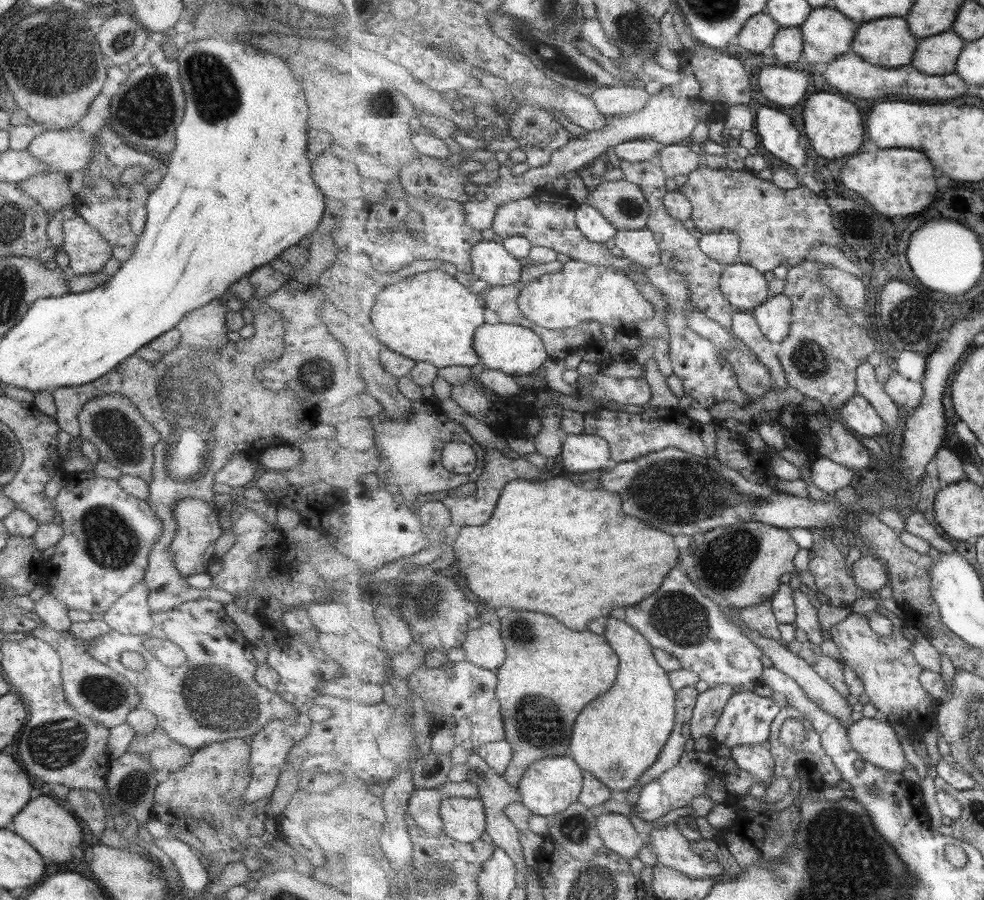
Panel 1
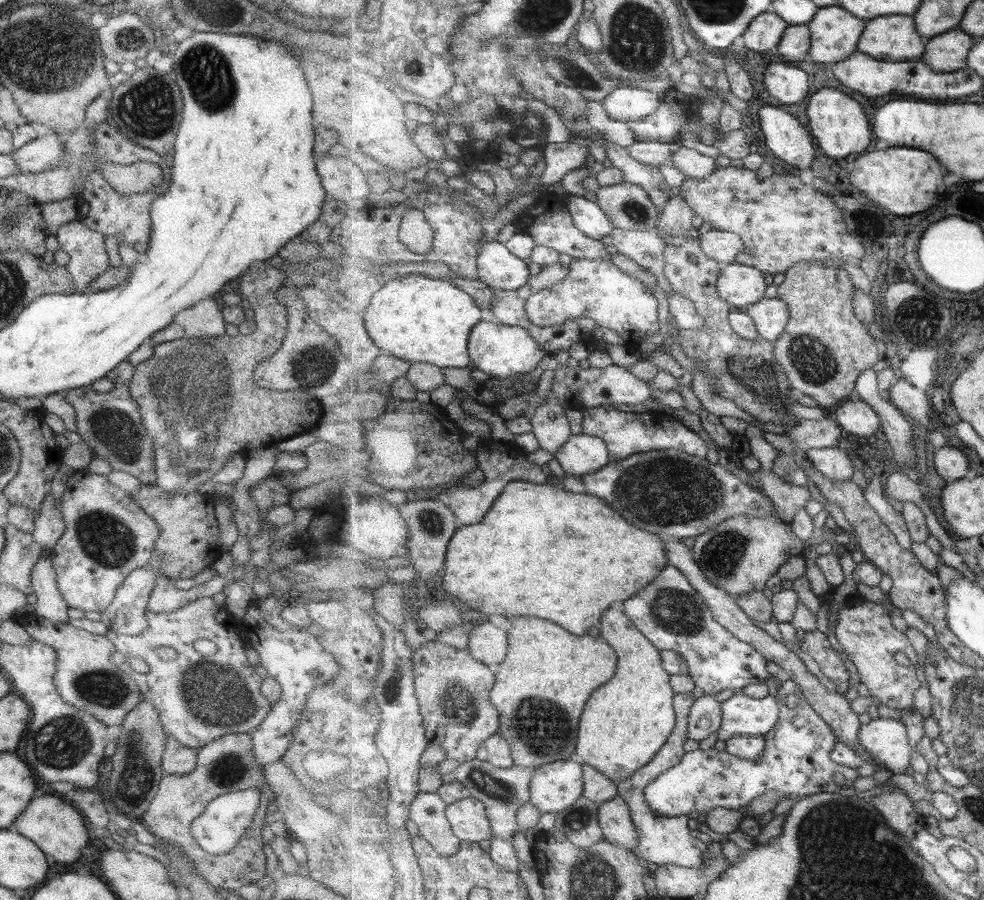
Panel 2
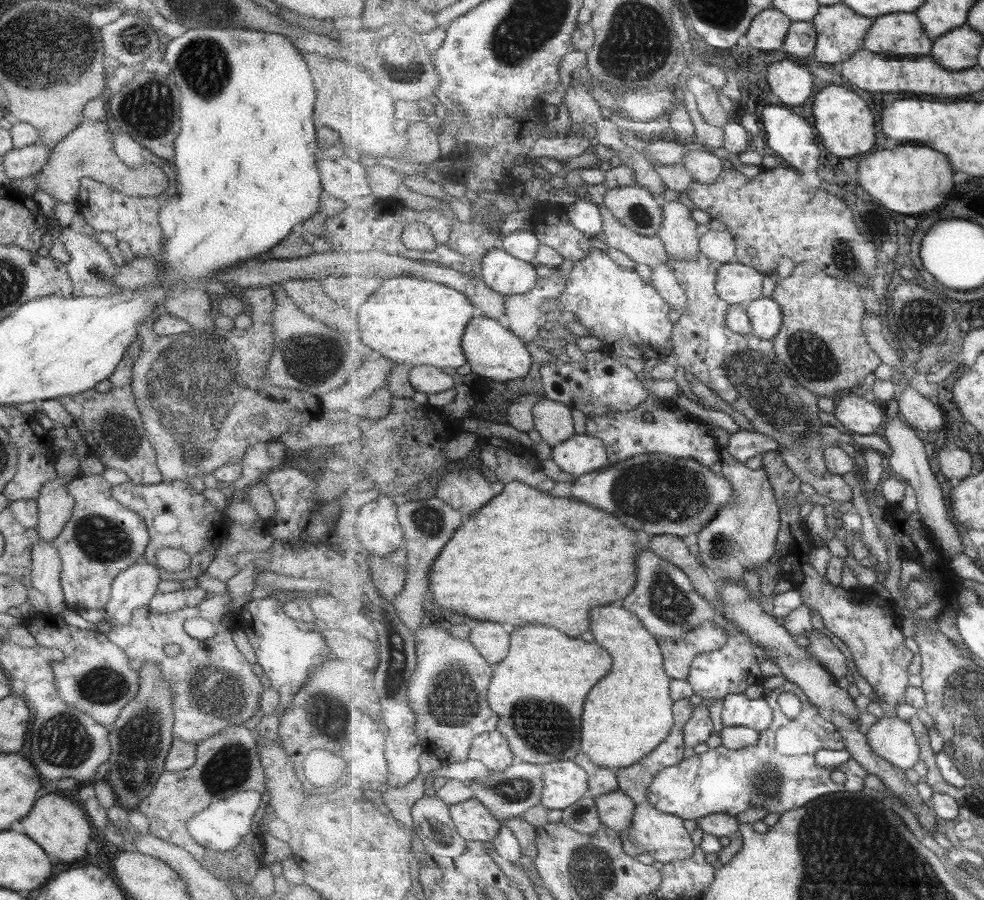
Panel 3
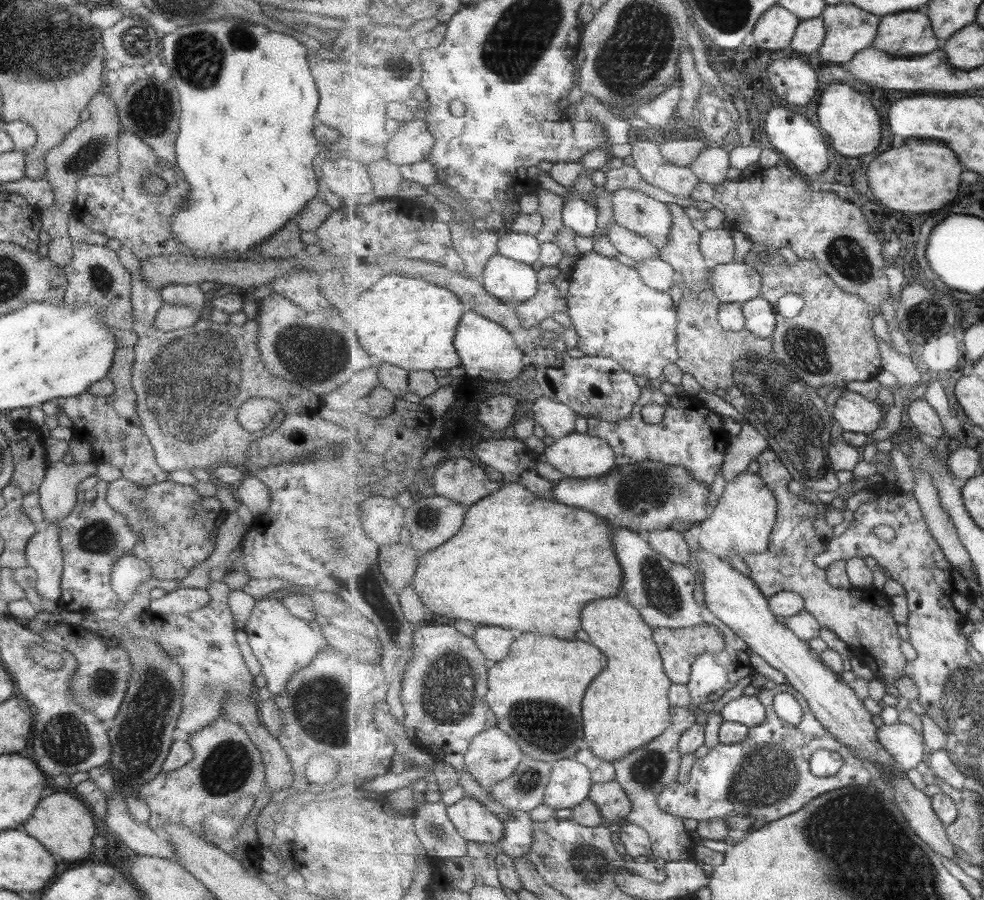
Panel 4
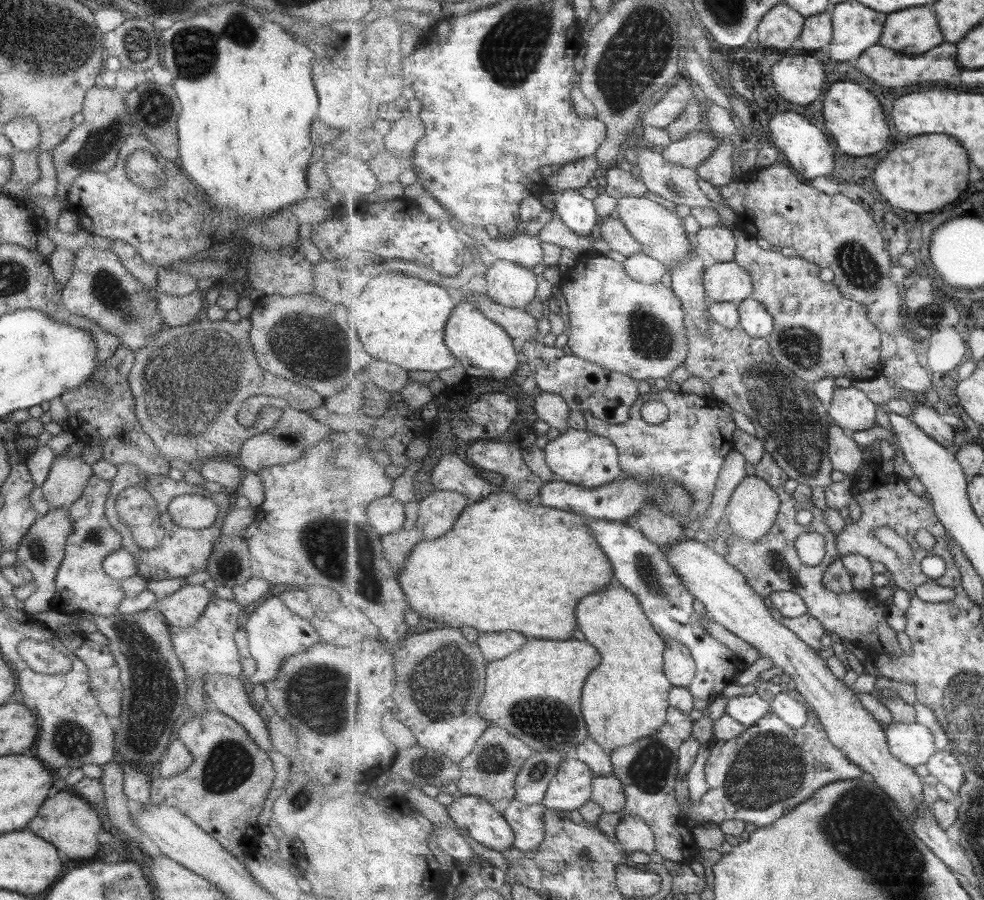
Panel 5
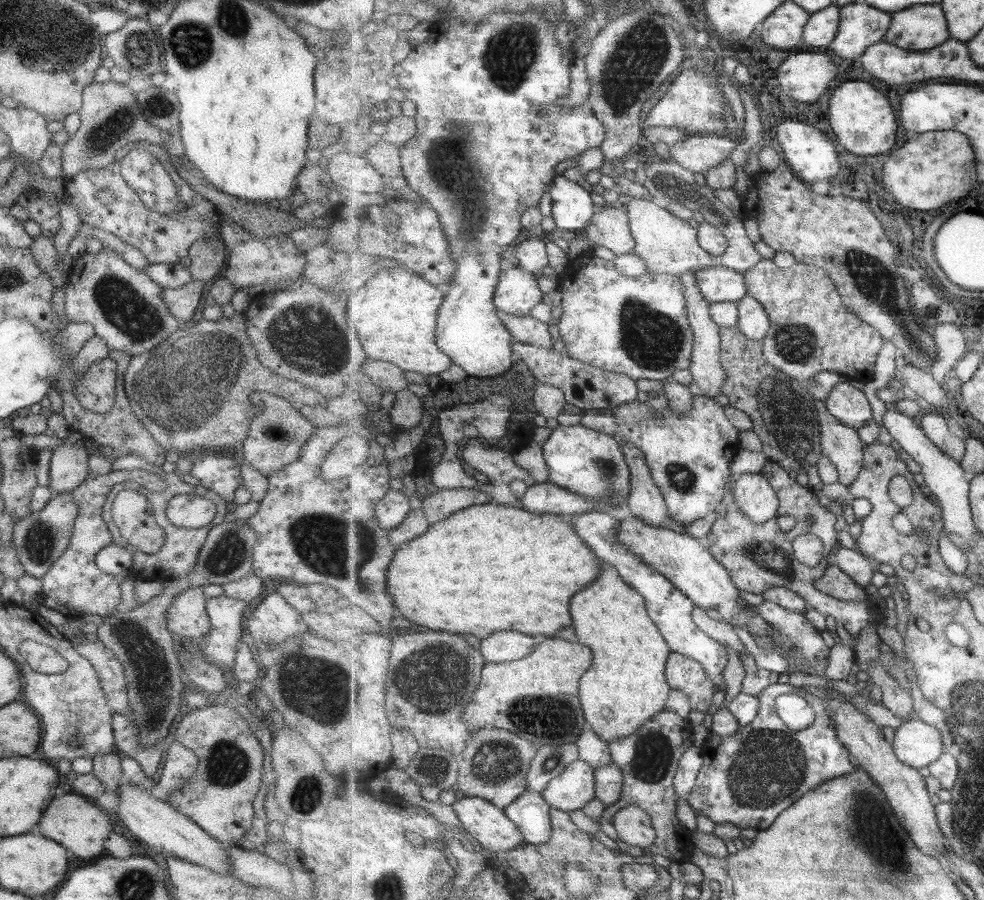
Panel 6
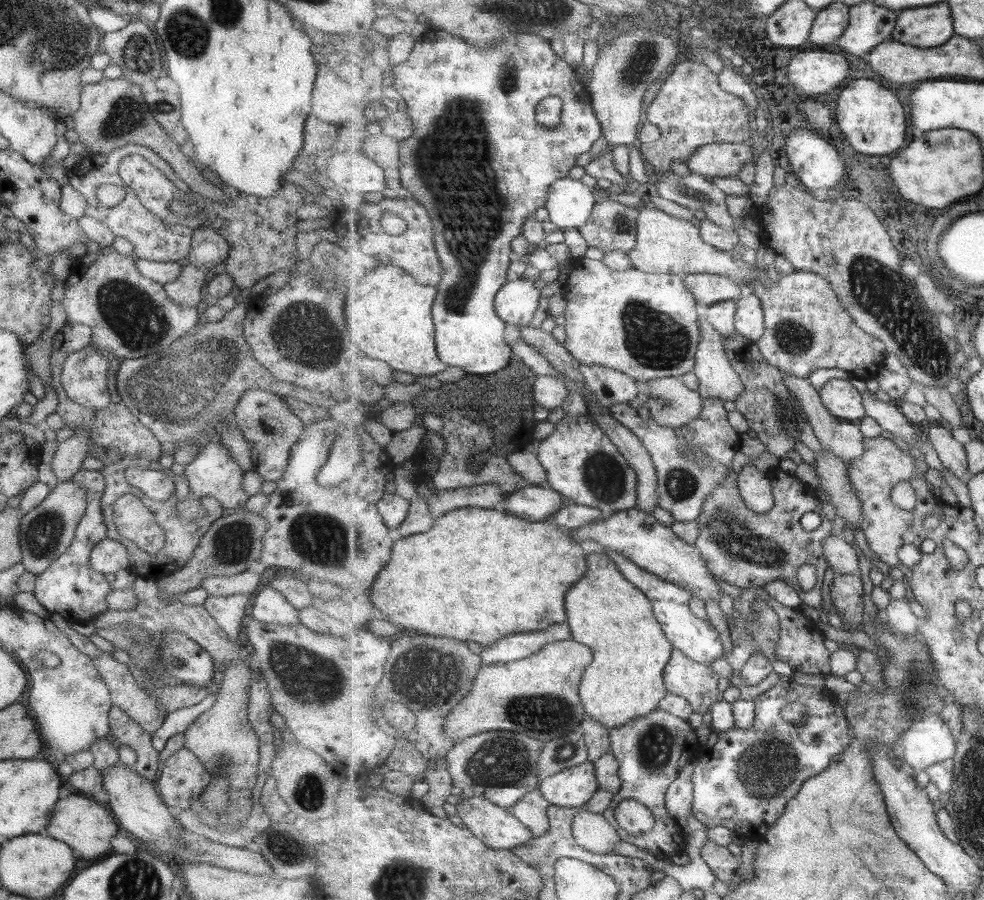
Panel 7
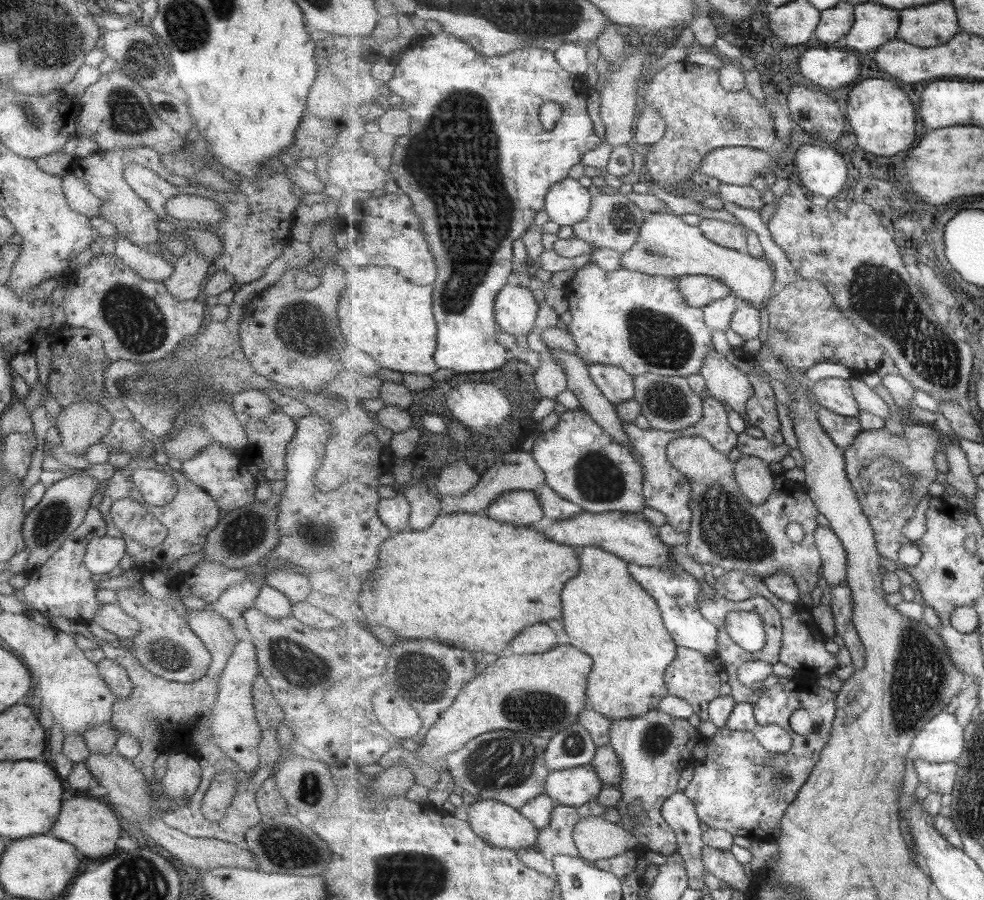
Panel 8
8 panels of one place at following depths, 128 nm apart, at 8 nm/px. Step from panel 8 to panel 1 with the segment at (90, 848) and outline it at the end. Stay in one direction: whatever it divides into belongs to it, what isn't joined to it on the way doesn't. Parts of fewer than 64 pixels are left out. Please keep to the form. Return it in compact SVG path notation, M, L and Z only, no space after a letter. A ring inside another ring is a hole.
M37 796L29 800L29 804L11 820L13 832L27 840L43 858L53 862L67 862L71 860L71 848L79 846L81 842L81 828L71 812L61 808L51 796Z

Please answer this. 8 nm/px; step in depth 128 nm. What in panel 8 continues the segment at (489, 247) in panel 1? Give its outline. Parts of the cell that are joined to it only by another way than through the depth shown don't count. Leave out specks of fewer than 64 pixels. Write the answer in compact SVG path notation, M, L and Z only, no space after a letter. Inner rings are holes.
M507 284L496 300L495 316L500 328L520 340L537 329L540 303L532 288Z

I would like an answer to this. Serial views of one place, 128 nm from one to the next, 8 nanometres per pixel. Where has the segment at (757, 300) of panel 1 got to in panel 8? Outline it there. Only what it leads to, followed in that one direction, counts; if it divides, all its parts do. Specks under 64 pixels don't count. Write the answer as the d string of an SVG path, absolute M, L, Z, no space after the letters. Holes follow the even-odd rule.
M687 275L680 277L678 285L687 304L700 309L733 293L729 286L714 276Z

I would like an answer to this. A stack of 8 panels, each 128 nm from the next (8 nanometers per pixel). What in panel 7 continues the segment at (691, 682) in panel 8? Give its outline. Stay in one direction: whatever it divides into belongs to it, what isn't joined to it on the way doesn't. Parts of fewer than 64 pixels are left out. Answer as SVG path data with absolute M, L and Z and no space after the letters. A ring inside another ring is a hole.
M675 649L664 674L669 693L687 699L694 712L707 714L719 702L719 674Z

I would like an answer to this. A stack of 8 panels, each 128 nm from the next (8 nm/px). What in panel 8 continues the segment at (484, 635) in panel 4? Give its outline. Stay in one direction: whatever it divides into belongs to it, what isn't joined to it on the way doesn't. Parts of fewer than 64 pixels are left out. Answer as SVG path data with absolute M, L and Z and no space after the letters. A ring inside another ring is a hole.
M547 624L529 626L525 632L521 632L521 636L517 636L514 640L515 644L512 644L511 650L505 653L506 656L507 654L542 654L550 652L559 644L557 632Z

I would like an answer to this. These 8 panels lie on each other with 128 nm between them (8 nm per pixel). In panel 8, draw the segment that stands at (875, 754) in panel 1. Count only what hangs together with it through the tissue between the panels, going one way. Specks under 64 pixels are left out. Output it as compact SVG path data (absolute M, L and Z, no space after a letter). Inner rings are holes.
M941 712L914 740L911 756L923 757L932 763L957 762L963 755L965 742L964 729L957 725L955 716L949 712Z

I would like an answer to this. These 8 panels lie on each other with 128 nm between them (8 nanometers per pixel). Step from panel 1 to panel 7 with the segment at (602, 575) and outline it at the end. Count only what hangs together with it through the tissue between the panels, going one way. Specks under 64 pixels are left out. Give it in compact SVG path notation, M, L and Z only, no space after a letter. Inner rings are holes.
M477 507L455 509L448 512L445 516L436 519L433 528L429 532L406 536L393 542L391 562L387 564L387 568L383 568L383 572L379 572L377 584L375 584L375 588L372 588L373 602L387 616L389 622L401 624L407 630L415 630L415 634L449 636L449 638L457 638L457 641L463 642L465 640L473 640L485 650L487 647L495 644L495 640L507 638L509 634L545 630L553 624L567 622L568 615L565 606L565 596L567 596L571 586L574 586L577 584L577 581L583 580L587 576L587 558L588 556L583 552L579 542L575 542L569 533L564 534L563 531L559 530L557 524L553 522L548 524L545 521L531 522L514 514L509 514L505 510L495 511L495 509Z

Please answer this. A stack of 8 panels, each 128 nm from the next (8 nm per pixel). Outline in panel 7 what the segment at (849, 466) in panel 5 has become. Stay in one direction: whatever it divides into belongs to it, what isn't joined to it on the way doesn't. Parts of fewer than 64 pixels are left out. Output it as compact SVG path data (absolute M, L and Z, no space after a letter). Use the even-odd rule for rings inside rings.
M784 373L784 383L789 387L795 397L799 399L802 410L808 416L808 422L812 426L818 442L825 449L834 452L838 457L843 458L848 468L853 459L858 459L865 452L865 436L860 429L858 422L851 422L847 419L835 416L822 401L820 390L815 388L808 378L799 378L789 373Z

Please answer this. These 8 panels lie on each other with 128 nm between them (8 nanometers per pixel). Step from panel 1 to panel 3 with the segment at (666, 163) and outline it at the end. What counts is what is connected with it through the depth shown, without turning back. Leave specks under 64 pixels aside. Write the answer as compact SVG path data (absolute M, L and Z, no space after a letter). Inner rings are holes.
M699 146L692 147L683 165L693 174L694 181L699 183L715 183L723 173L723 160L708 151L703 151Z

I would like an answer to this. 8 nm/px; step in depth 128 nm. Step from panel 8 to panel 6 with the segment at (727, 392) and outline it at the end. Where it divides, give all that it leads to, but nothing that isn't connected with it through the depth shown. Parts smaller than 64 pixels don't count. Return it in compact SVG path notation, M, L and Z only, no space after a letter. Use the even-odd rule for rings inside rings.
M690 271L680 277L684 284L684 291L687 297L687 310L690 318L691 326L694 328L694 355L692 365L689 371L694 376L694 381L689 390L692 390L696 396L715 397L724 392L724 388L728 379L725 367L721 360L722 338L720 327L713 319L710 313L710 302L698 287L695 271Z

